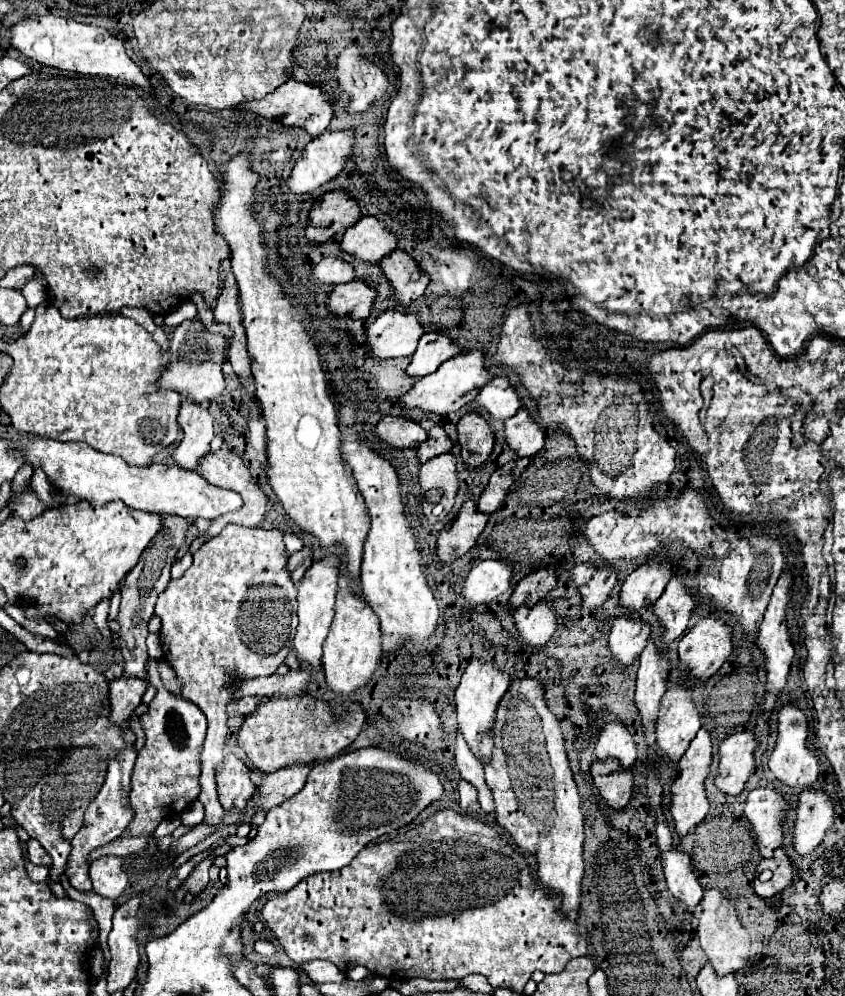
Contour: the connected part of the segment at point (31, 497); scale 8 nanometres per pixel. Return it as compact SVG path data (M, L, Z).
M29 488L27 492L23 492L23 494L11 504L13 516L25 518L25 520L29 520L29 518L33 518L33 516L39 516L43 510L45 510L45 504L35 498L35 494L31 492L31 488Z

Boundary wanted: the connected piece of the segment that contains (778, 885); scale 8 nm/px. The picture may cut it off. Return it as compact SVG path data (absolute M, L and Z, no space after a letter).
M777 848L773 858L769 860L761 860L759 868L757 870L771 870L771 878L767 882L761 882L761 880L753 880L753 888L755 888L755 894L759 898L771 898L775 894L779 894L781 890L785 890L785 886L795 880L799 876L799 872L791 866L787 854Z

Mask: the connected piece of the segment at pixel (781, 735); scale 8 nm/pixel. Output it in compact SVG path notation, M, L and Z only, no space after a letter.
M785 704L779 710L779 728L777 728L777 742L775 742L775 750L769 758L769 770L773 772L773 776L777 780L781 780L783 784L791 786L791 788L811 788L815 786L817 778L819 778L819 766L817 760L813 756L813 752L807 748L807 718L805 714L797 708L797 704Z

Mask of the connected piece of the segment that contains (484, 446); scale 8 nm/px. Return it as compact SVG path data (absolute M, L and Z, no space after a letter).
M471 412L457 424L457 442L461 444L461 458L465 466L477 468L493 450L493 432L479 414Z

